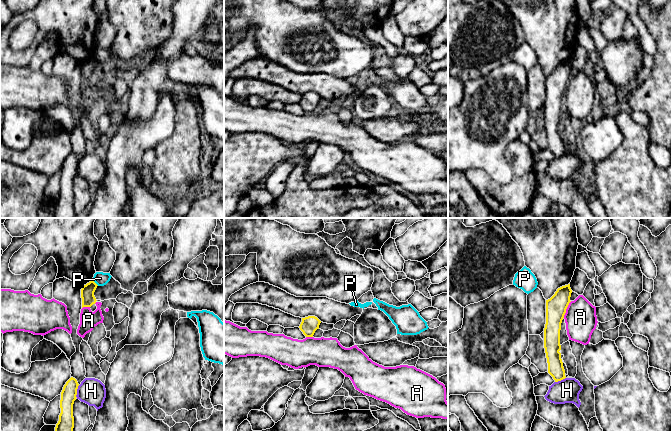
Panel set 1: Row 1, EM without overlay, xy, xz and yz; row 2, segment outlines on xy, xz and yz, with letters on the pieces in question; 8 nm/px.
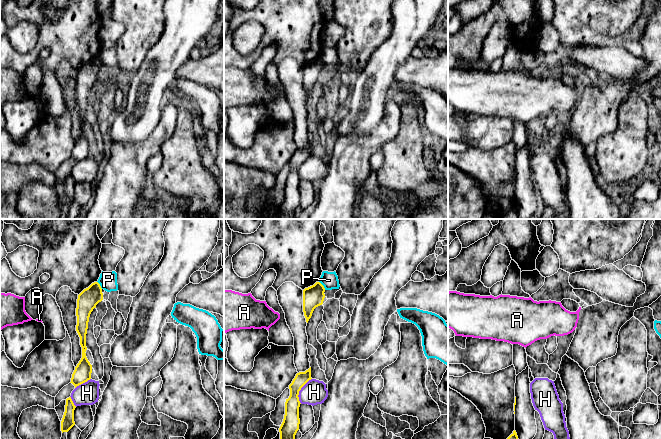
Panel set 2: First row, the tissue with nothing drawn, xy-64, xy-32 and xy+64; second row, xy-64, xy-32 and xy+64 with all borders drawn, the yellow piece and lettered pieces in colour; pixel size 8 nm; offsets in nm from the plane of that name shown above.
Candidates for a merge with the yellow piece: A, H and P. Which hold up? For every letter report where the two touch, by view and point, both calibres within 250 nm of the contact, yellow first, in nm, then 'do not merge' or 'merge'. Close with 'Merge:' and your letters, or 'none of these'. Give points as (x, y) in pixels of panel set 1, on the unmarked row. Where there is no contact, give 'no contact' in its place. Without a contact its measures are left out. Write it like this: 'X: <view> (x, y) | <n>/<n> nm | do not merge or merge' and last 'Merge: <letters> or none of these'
A: yz (566, 84) | 170/260 nm | do not merge
H: xy (76, 167) | 130/220 nm | do not merge
P: xy (94, 58) | 110/110 nm | do not merge
Merge: none of these

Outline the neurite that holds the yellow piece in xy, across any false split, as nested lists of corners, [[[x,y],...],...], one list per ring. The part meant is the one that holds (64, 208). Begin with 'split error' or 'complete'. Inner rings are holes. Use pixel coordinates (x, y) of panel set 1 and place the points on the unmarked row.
complete; [[[71,153],[63,163],[60,176],[61,189],[55,203],[54,218],[74,218],[73,180],[77,174],[78,162],[77,156]]]

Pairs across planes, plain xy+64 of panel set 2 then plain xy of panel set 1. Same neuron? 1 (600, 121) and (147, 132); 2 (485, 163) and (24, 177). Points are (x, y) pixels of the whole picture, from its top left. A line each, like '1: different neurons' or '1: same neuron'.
1: same neuron
2: different neurons

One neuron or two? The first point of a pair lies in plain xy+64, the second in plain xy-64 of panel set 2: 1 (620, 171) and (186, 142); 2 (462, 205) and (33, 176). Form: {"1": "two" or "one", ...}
{"1": "one", "2": "one"}

